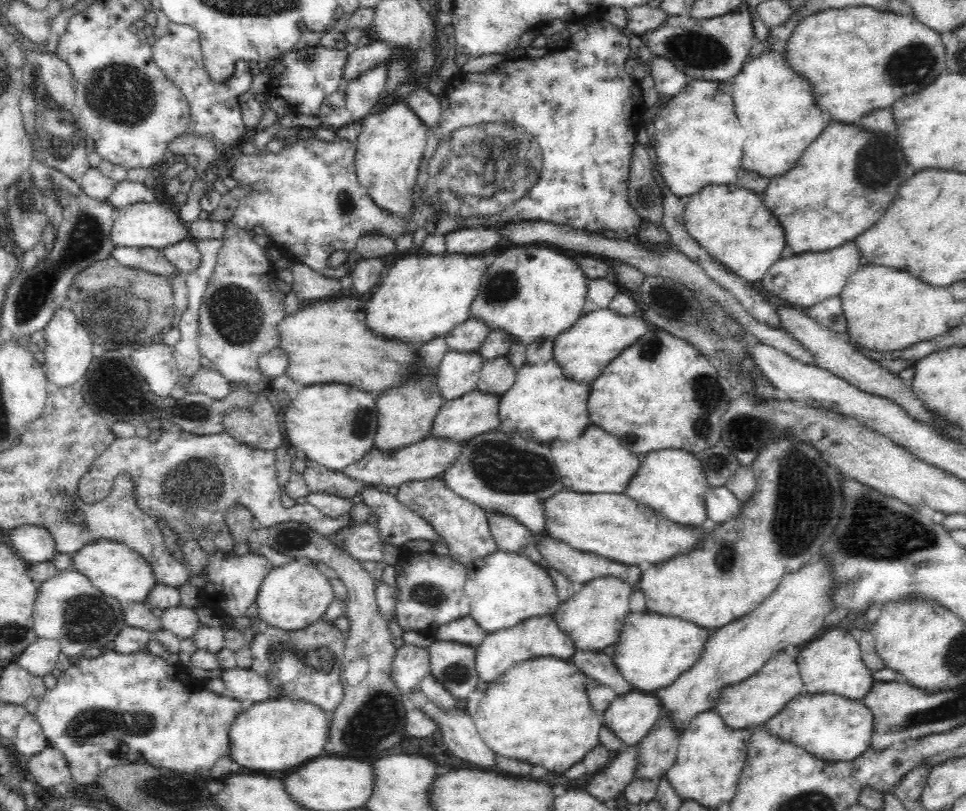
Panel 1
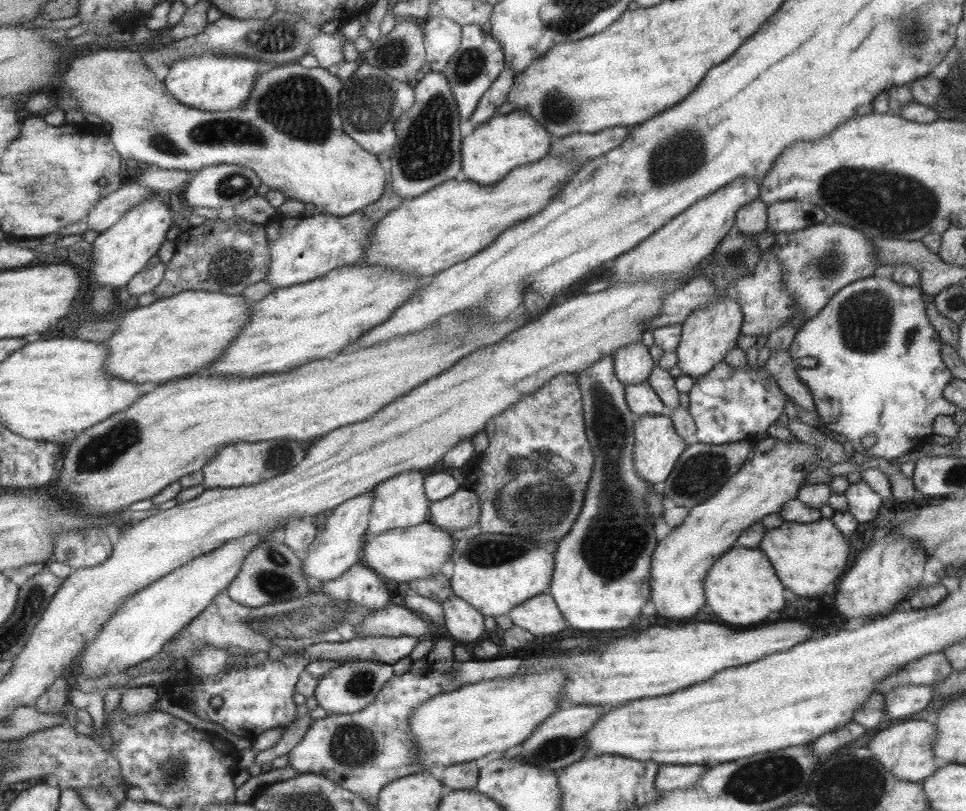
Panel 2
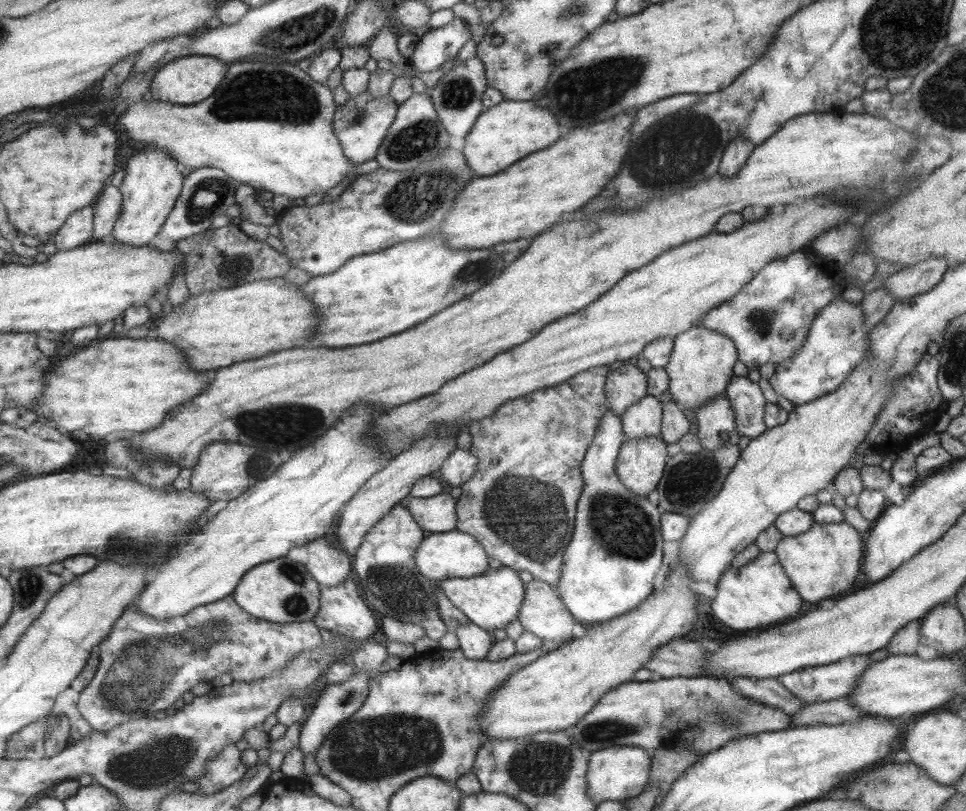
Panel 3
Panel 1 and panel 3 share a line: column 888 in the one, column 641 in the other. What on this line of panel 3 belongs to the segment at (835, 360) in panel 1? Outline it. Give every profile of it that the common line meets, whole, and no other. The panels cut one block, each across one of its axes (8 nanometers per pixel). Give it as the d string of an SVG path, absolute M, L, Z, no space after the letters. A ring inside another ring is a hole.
M626 361L611 368L605 382L608 410L617 413L619 417L646 393L646 376L637 367Z

